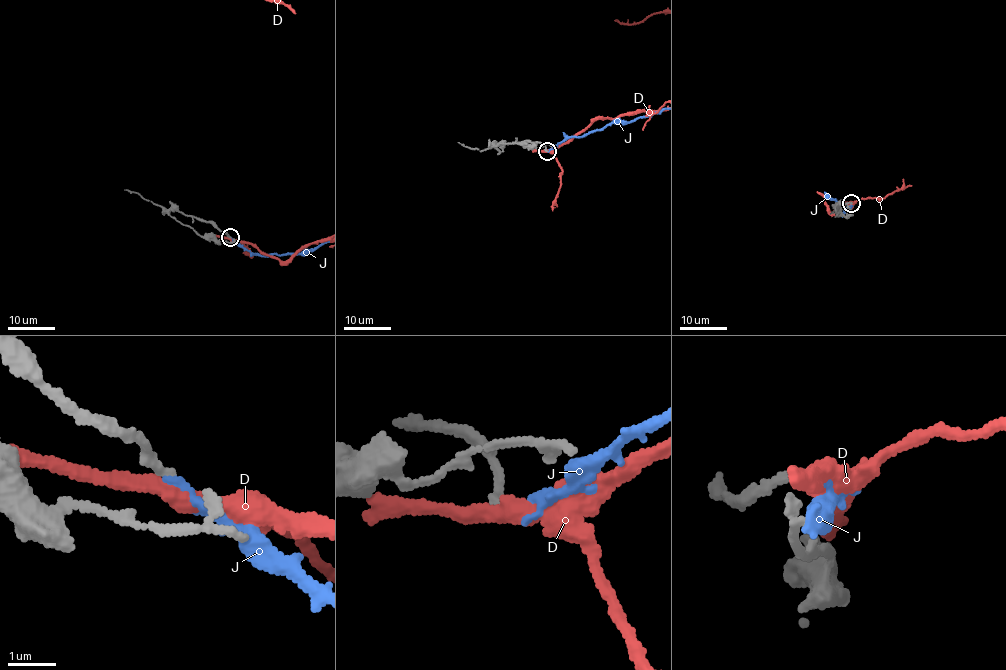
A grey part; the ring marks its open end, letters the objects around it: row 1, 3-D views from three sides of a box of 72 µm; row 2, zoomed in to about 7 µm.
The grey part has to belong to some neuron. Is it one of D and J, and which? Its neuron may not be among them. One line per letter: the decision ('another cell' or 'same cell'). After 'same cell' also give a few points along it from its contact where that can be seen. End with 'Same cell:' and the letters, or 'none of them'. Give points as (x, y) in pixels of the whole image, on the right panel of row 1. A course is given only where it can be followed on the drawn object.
D: another cell
J: same cell
Same cell: J

